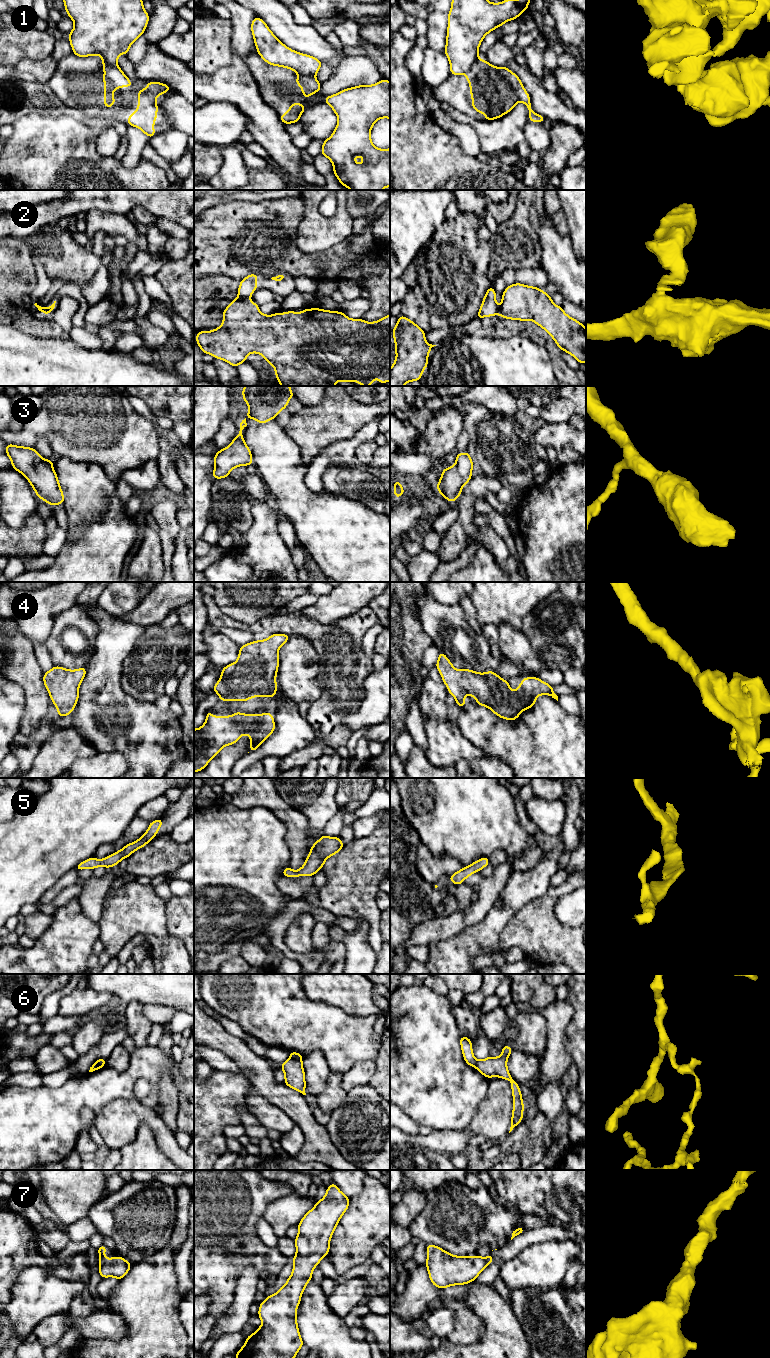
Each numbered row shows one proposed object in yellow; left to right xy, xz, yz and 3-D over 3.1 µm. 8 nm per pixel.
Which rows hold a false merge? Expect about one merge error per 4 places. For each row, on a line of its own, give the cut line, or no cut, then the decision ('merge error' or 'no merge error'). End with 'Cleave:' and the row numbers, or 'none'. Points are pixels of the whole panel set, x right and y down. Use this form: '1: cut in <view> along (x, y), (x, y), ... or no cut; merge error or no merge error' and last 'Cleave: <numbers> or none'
1: cut in xy along (117, 64), (103, 67); merge error
2: cut in xz along (238, 297), (248, 300); merge error
3: no cut; no merge error
4: no cut; no merge error
5: no cut; no merge error
6: cut in xz along (290, 1057), (301, 1061); merge error
7: no cut; no merge error
Cleave: 1, 2, 6

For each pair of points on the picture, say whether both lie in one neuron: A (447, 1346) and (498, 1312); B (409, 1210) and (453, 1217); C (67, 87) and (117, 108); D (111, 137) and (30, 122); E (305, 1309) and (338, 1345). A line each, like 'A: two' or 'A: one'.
A: one
B: two
C: one
D: two
E: one

